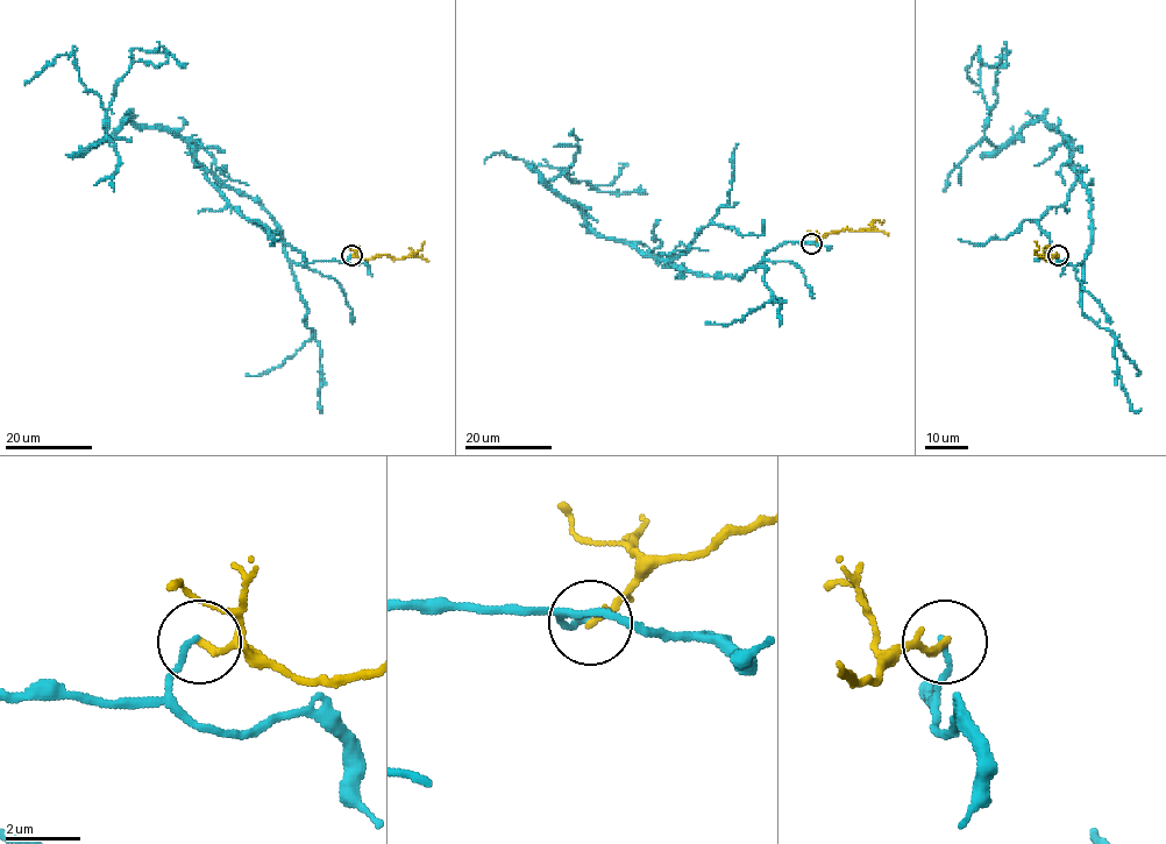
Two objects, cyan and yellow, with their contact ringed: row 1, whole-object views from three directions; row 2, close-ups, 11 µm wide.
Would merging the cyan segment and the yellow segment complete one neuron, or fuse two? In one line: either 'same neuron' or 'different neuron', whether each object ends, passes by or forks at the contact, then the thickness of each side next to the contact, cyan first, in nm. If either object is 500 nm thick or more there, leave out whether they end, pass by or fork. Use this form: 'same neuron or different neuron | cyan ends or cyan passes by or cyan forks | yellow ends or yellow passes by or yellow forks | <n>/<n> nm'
different neuron | cyan ends | yellow ends | 140/200 nm

